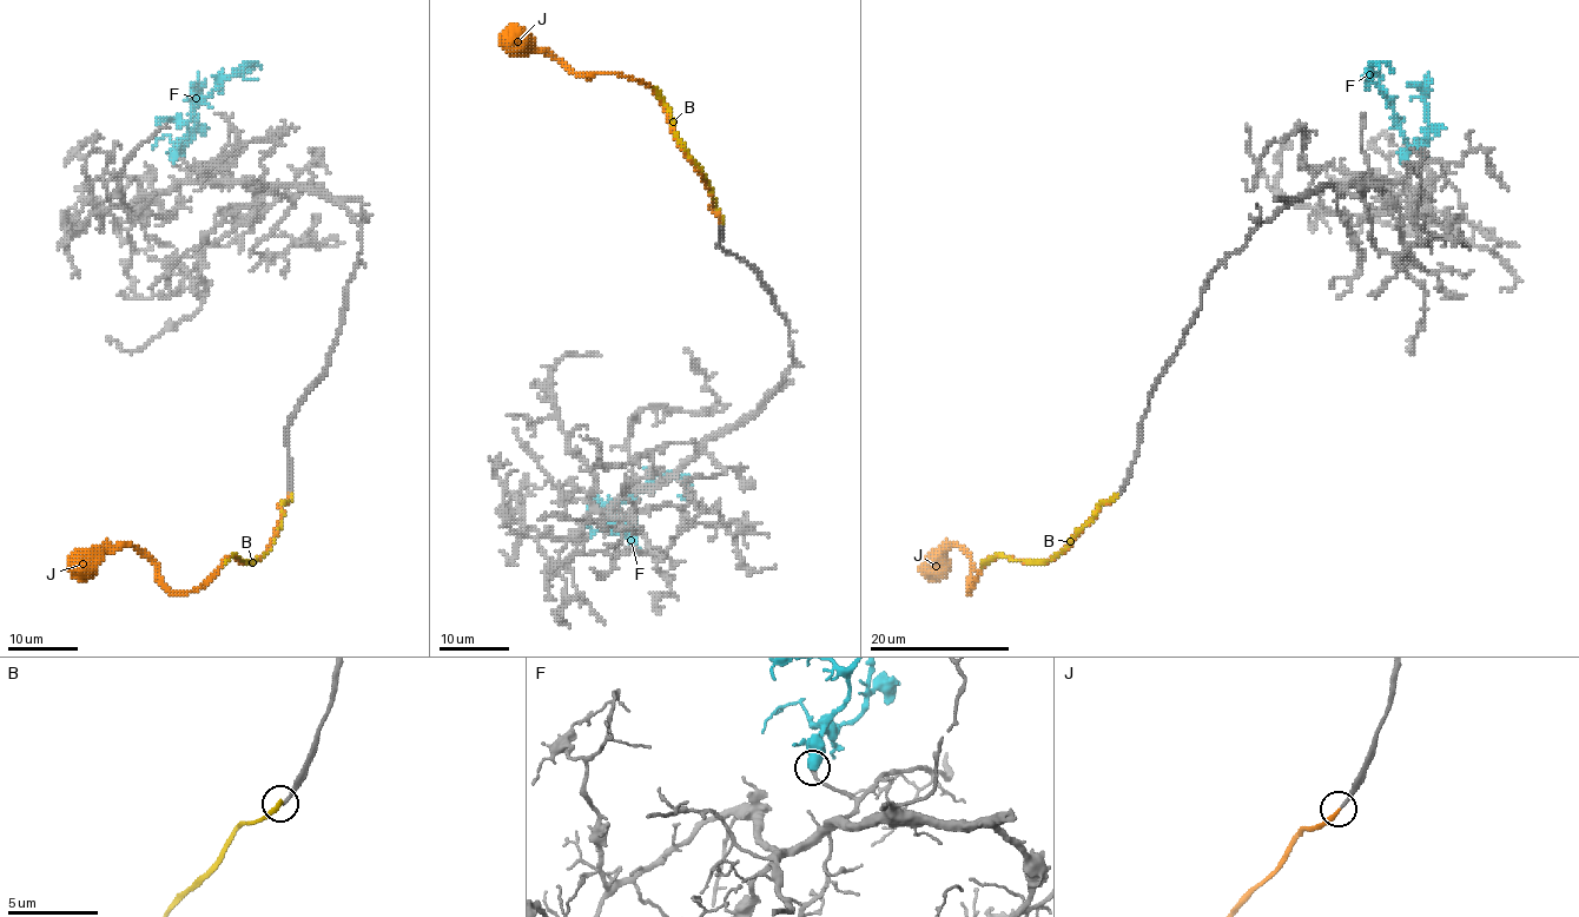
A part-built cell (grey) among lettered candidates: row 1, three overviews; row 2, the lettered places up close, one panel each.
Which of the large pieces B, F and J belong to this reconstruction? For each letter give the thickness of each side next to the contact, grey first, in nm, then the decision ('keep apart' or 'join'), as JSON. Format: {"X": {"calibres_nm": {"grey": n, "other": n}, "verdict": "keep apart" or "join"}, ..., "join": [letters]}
{"B": {"calibres_nm": {"grey": 240, "other": 220}, "verdict": "keep apart"}, "F": {"calibres_nm": {"grey": 240, "other": 650}, "verdict": "keep apart"}, "J": {"calibres_nm": {"grey": 240, "other": 240}, "verdict": "join"}, "join": ["J"]}

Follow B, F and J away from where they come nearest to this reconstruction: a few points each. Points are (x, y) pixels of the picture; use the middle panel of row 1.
B: (722, 222), (708, 182), (675, 130), (665, 100), (652, 86)
F: (603, 510), (612, 512), (655, 473), (682, 479), (687, 483), (679, 494)
J: (720, 222), (706, 180), (675, 133), (661, 98), (622, 74), (582, 78), (544, 51), (513, 50), (501, 37)

